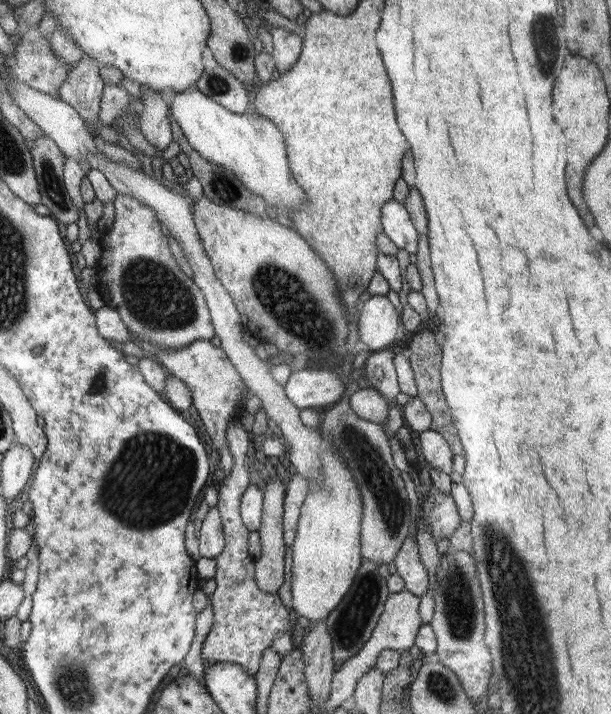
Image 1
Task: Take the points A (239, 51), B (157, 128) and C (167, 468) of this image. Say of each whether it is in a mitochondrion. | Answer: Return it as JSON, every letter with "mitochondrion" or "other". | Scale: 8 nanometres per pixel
{"A":"mitochondrion","B":"other","C":"mitochondrion"}

